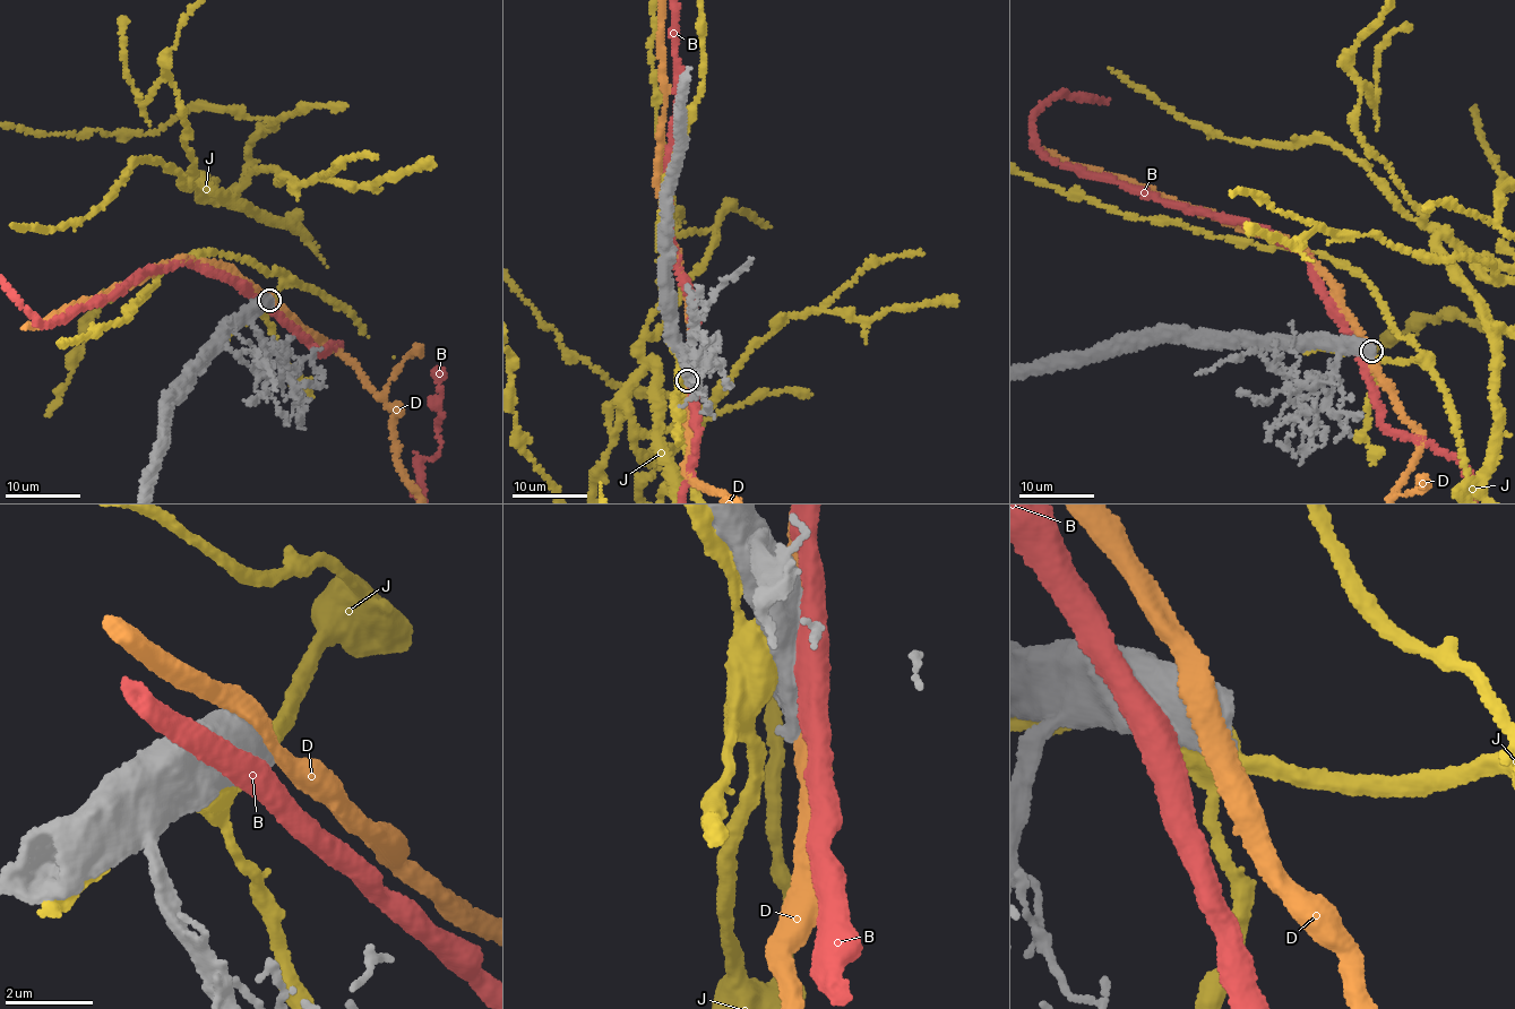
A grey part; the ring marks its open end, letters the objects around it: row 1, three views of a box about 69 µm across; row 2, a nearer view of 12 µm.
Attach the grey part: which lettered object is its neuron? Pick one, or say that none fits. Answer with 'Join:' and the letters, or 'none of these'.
Join: none of these

